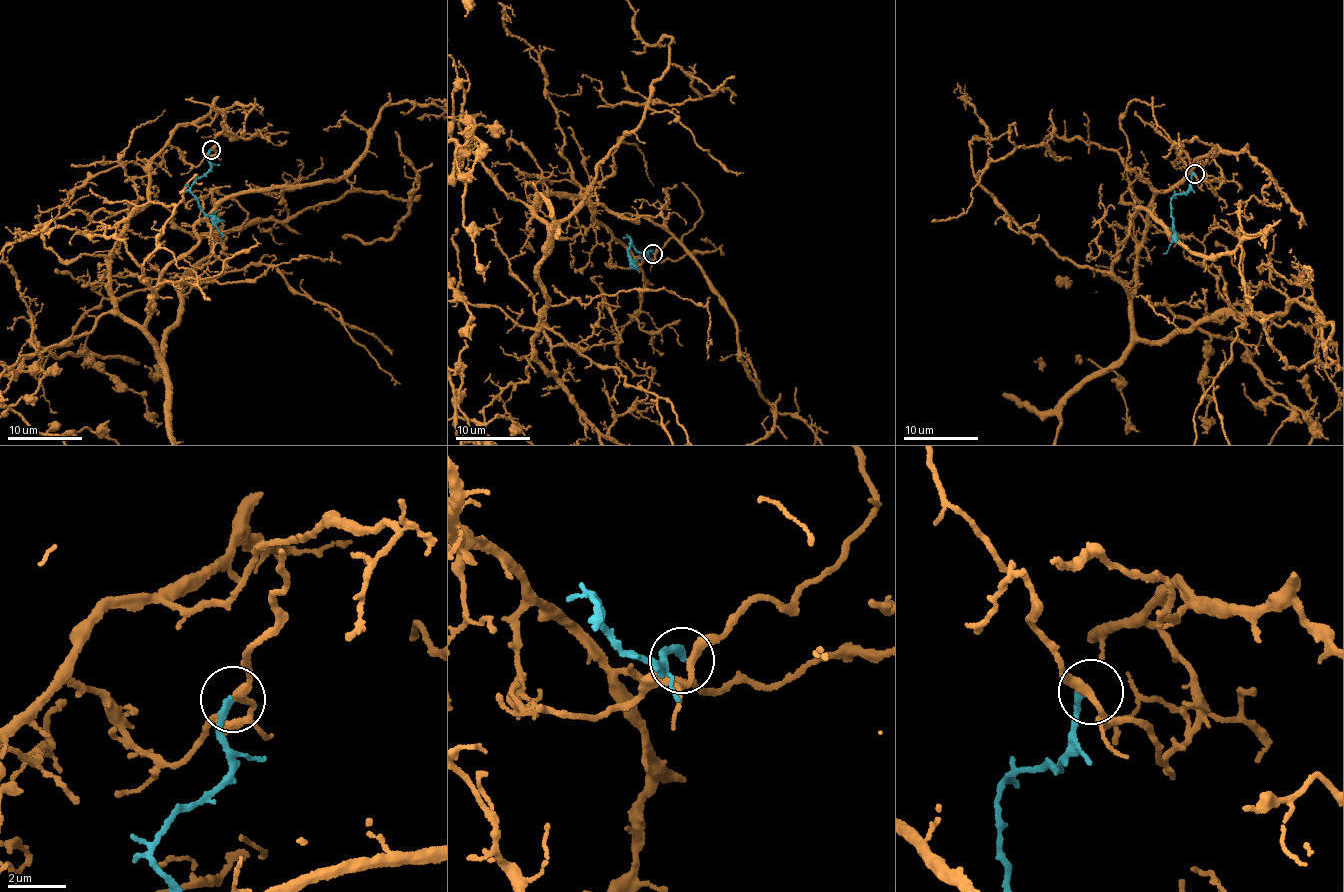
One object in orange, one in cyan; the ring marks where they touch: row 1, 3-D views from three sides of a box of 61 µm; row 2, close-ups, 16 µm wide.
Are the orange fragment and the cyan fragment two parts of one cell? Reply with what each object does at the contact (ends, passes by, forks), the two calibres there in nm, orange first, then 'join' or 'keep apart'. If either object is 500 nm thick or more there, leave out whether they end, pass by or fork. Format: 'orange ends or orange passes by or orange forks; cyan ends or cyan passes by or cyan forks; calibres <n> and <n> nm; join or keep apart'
orange passes by; cyan ends; calibres 280 and 240 nm; keep apart

